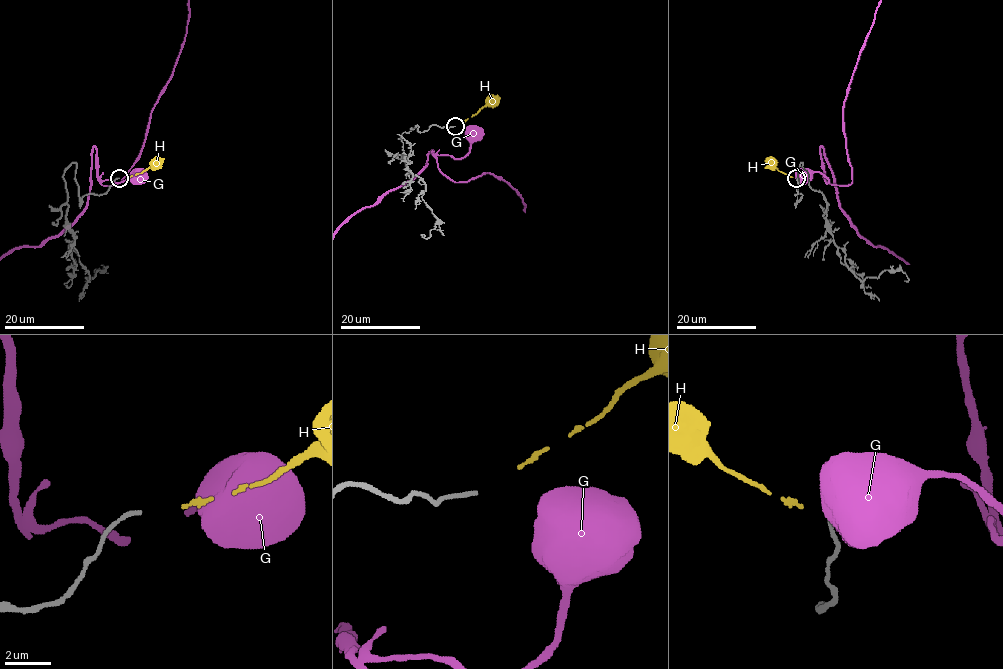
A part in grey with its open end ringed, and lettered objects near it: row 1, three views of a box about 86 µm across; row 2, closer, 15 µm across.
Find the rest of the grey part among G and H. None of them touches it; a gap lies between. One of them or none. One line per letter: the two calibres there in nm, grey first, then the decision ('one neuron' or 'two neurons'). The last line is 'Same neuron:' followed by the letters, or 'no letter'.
G: calibres 170 and 950 nm; two neurons
H: calibres 170 and 160 nm; one neuron
Same neuron: H

